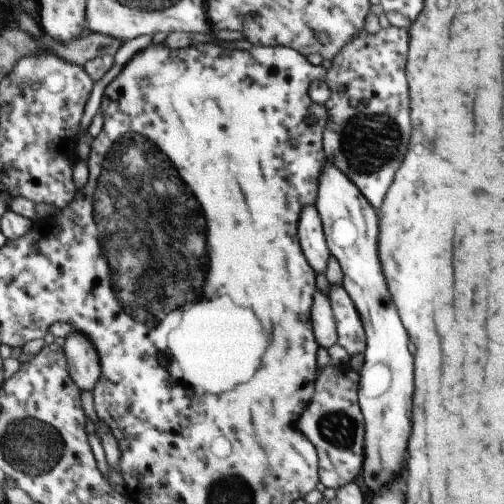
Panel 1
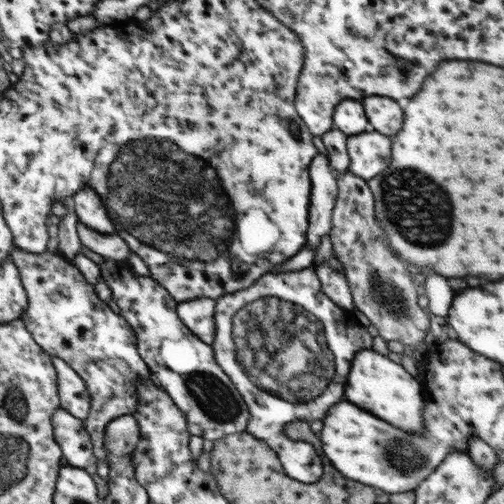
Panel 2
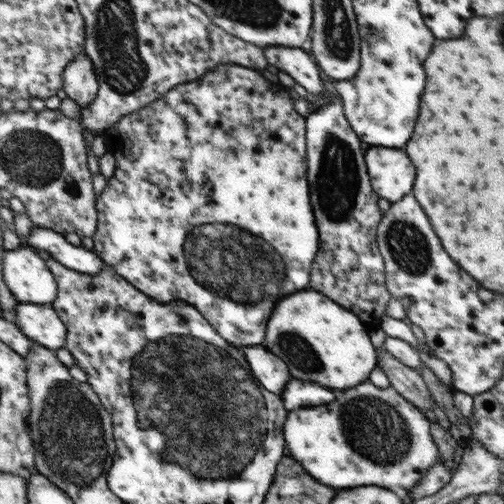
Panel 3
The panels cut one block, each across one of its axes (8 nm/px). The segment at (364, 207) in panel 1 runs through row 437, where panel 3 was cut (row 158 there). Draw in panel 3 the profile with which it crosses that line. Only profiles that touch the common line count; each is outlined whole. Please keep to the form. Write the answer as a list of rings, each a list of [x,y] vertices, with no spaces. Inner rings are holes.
[[[371,146],[365,152],[365,162],[369,162],[369,174],[373,174],[377,194],[381,194],[381,198],[385,198],[389,204],[397,202],[411,190],[415,170],[405,152]]]

